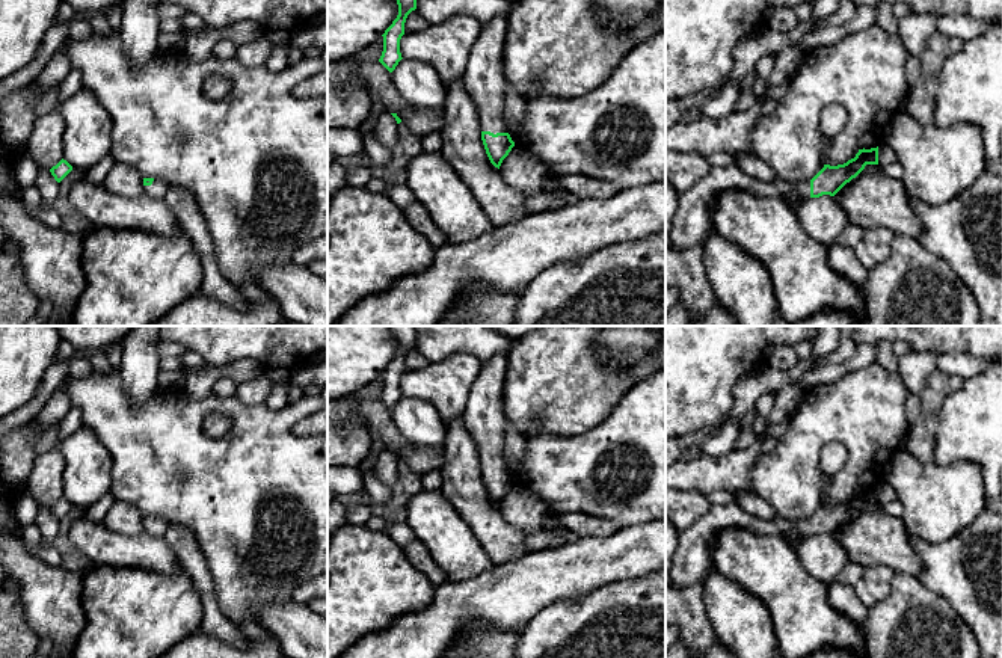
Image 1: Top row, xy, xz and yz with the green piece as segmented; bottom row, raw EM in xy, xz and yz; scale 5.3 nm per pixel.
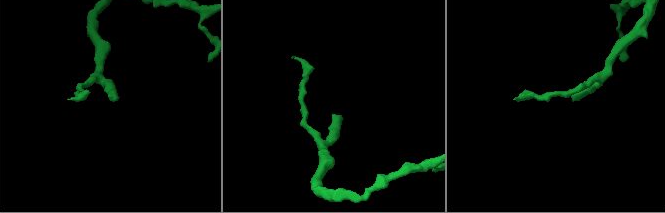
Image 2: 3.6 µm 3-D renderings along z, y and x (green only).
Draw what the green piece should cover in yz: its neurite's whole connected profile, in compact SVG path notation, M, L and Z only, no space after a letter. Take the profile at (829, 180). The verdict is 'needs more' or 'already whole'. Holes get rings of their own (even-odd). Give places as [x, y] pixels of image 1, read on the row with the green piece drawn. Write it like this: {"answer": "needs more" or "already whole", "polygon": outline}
{"answer": "needs more", "polygon": "M878 146L859 149L854 158L844 164L824 168L810 180L788 183L776 178L771 183L759 181L744 174L733 161L726 168L711 168L693 189L679 196L678 211L670 232L670 246L682 251L703 243L712 228L712 214L717 196L726 190L745 190L758 198L791 196L803 199L834 196L847 183L856 178L866 164L878 164Z"}

